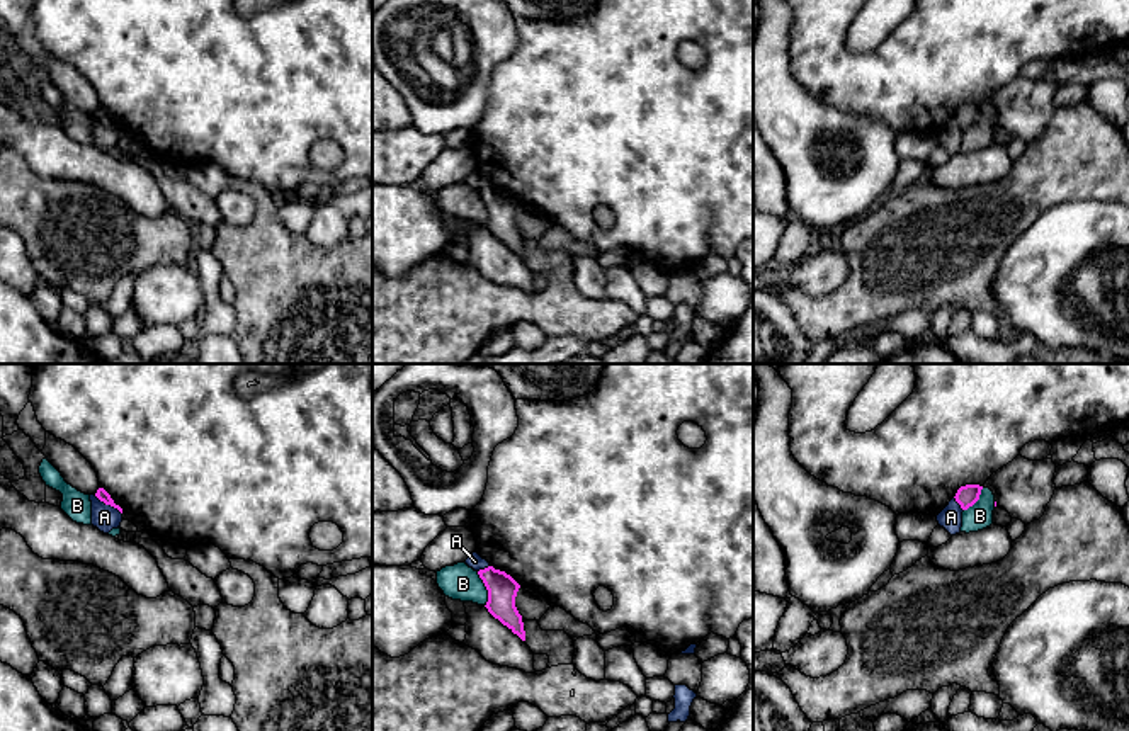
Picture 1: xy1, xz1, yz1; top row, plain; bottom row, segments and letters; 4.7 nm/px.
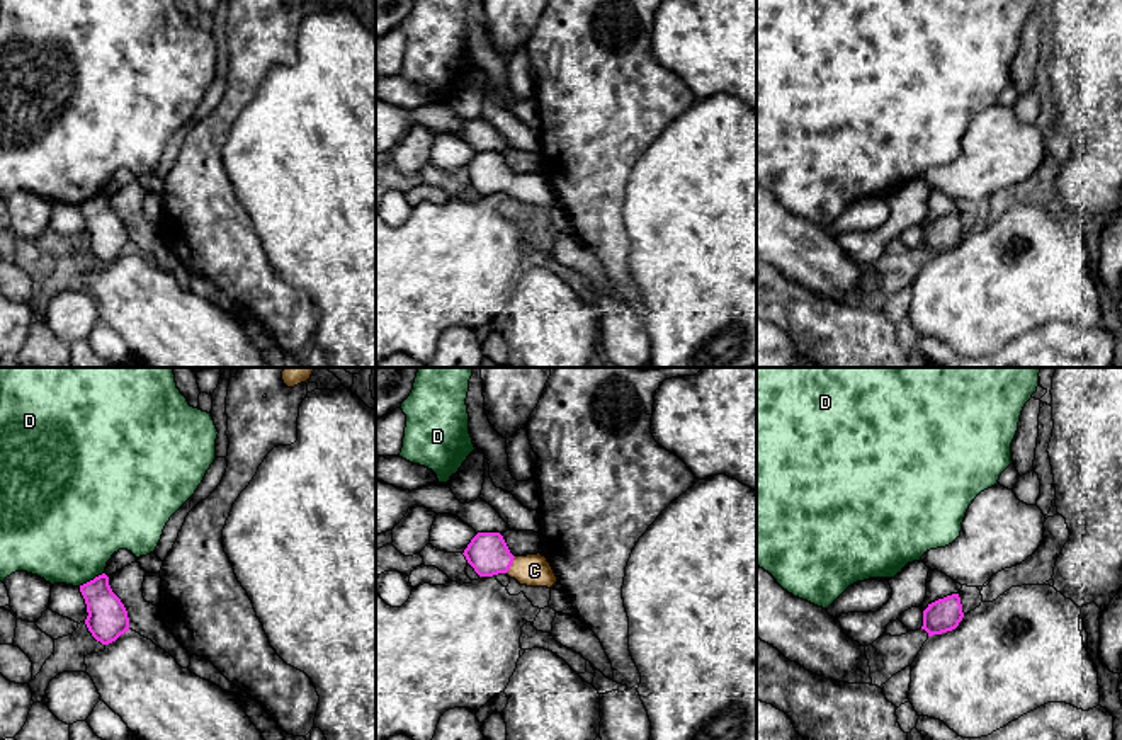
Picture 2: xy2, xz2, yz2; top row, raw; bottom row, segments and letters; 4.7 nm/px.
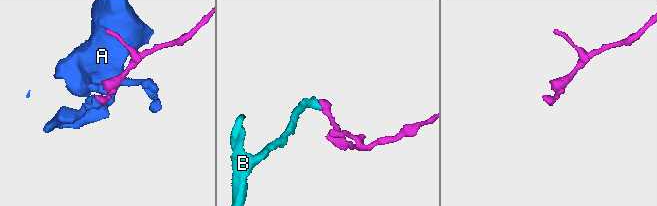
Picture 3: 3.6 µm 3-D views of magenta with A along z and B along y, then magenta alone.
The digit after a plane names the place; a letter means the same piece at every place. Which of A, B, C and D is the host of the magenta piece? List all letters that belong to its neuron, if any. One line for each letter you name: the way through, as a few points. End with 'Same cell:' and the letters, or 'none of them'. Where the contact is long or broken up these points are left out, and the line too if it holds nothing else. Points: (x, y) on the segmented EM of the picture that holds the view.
C: runs through xz2 (488, 553), (510, 565), (534, 570)
Same cell: C

